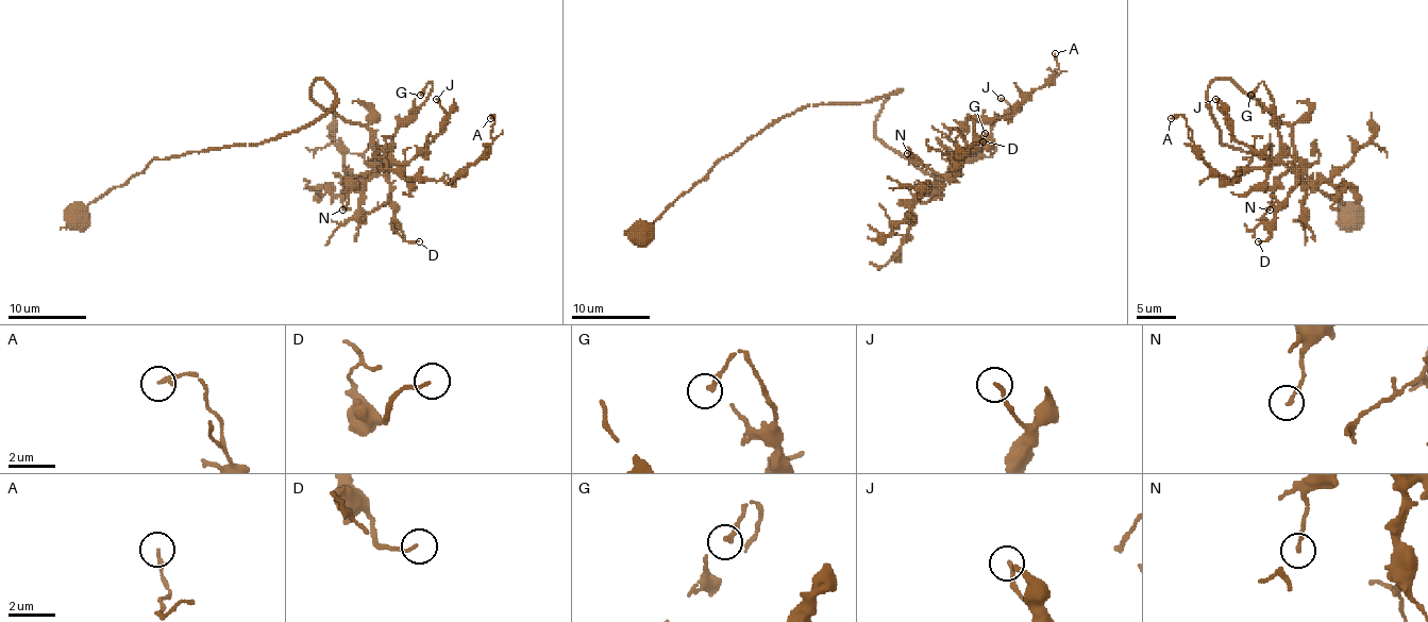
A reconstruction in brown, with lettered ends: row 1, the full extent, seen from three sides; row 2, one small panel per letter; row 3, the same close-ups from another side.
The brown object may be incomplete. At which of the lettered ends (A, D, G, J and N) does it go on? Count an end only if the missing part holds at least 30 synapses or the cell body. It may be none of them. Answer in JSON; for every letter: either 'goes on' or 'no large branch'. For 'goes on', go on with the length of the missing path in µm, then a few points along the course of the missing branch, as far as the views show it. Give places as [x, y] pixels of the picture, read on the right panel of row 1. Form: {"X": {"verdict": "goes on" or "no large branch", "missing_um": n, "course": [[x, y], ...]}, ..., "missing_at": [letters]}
{"A": {"verdict": "no large branch"}, "D": {"verdict": "no large branch"}, "G": {"verdict": "no large branch"}, "J": {"verdict": "no large branch"}, "N": {"verdict": "no large branch"}, "missing_at": []}

